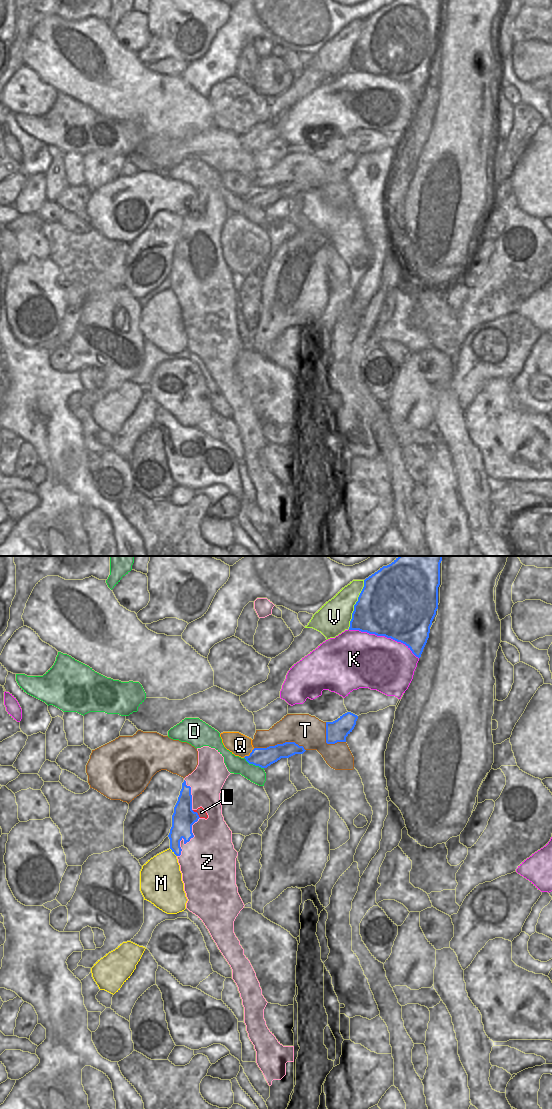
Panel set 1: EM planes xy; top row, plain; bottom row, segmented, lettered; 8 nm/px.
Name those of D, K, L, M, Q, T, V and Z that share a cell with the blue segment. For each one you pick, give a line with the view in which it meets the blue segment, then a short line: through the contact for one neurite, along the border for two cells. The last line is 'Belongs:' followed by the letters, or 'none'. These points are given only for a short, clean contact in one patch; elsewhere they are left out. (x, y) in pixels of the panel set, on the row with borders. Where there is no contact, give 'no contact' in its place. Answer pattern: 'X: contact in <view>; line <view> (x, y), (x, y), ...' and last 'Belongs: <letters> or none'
Belongs: none

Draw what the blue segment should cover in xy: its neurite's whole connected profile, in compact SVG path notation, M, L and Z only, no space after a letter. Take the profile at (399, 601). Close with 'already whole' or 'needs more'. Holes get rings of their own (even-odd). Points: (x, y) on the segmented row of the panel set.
M399 556L364 580L349 630L385 636L405 644L420 658L438 609L442 556Z; already whole

